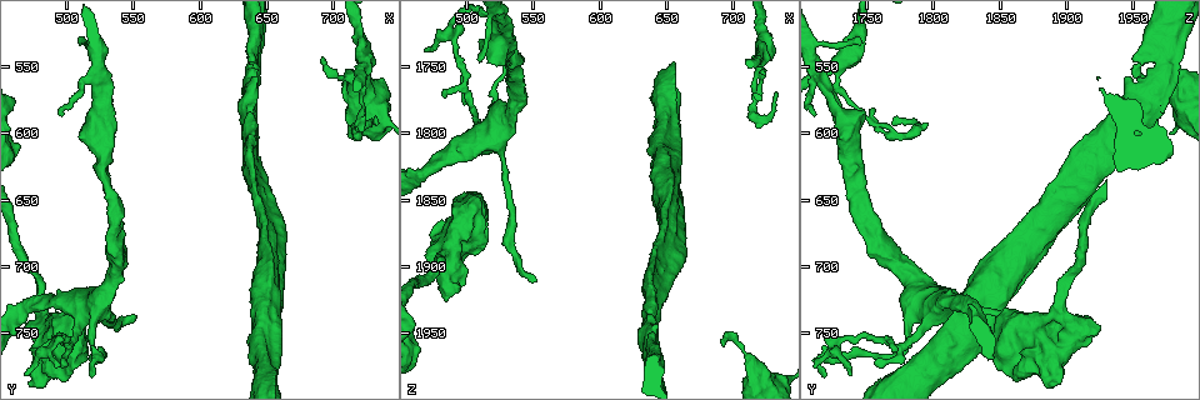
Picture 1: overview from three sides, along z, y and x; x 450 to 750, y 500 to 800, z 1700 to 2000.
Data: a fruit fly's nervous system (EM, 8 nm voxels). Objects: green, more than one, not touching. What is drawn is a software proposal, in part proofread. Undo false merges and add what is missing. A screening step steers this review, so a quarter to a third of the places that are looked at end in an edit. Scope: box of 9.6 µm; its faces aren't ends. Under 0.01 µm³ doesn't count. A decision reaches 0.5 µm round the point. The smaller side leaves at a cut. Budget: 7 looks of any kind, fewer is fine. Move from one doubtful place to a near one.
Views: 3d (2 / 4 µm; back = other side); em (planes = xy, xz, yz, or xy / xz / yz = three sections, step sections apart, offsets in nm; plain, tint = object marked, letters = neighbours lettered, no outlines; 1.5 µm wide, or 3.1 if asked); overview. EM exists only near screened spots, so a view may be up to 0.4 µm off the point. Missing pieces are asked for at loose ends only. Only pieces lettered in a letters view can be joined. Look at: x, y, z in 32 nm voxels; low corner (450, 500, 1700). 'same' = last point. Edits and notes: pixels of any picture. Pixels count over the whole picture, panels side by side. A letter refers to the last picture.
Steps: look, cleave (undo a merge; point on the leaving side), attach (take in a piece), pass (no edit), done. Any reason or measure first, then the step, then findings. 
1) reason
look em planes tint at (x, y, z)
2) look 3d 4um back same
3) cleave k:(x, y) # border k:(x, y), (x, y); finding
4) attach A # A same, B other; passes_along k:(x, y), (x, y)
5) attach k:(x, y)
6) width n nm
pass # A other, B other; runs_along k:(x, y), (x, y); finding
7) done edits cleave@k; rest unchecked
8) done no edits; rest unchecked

two arms in line, one across
look em xy step 8 tint at (642, 540, 1970)

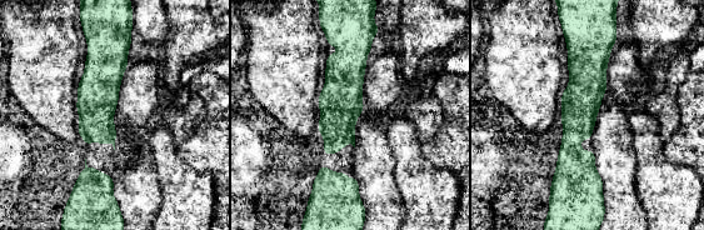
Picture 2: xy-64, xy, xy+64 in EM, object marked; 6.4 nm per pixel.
what lies round it
look em xy step 8 letters same

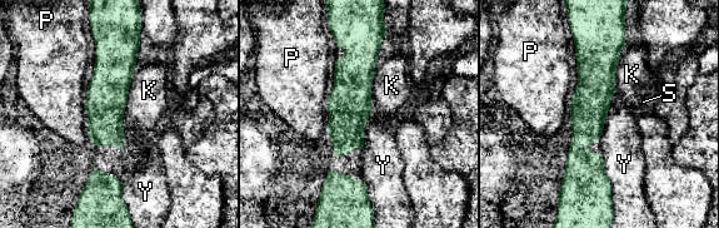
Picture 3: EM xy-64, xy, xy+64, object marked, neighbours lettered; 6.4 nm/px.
pass # K other, P other, S other, Y other; border 3:(600, 153), (613, 202); continuous, no second neuron

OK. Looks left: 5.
free end
look em xy step 4 letters at (638, 628, 1896)

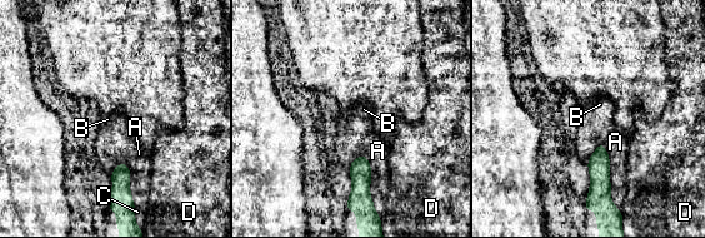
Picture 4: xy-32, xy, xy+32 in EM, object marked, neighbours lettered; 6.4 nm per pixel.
look em planes letters same

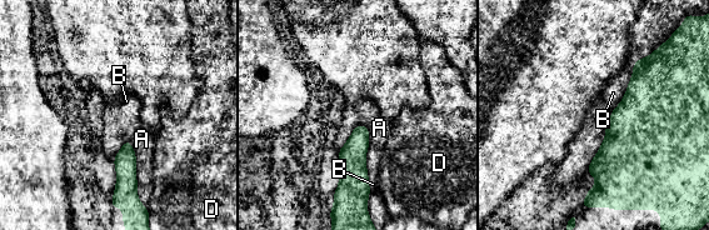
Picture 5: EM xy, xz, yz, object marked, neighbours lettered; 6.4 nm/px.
pass # A other, B other, D other; runs_along 5:(126, 145), (131, 224); none of them fits

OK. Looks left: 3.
branch stops here
look 3d 2um at (552, 740, 1912)

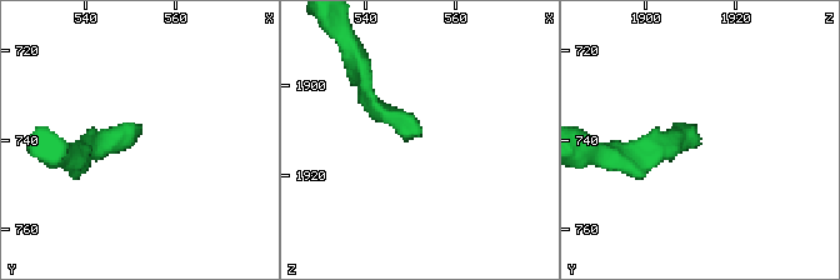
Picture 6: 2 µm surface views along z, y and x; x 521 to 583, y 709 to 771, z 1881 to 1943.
look em yz step 4 tint at (553, 737, 1911)

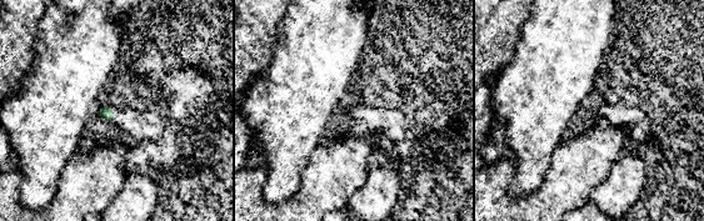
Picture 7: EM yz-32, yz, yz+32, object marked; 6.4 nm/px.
see the neighbours
look em yz step 4 letters same

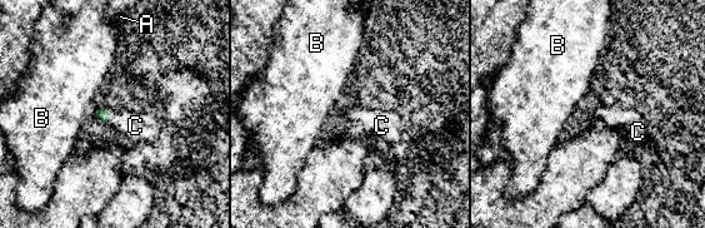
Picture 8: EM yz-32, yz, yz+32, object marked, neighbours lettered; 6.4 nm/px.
longest_contact C 110 nm
attach C # A other, B other, C same; passes_along 8:(103, 114), (109, 113), (135, 125); it goes on there

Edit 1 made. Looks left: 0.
done edits attach@8; rest unchecked

